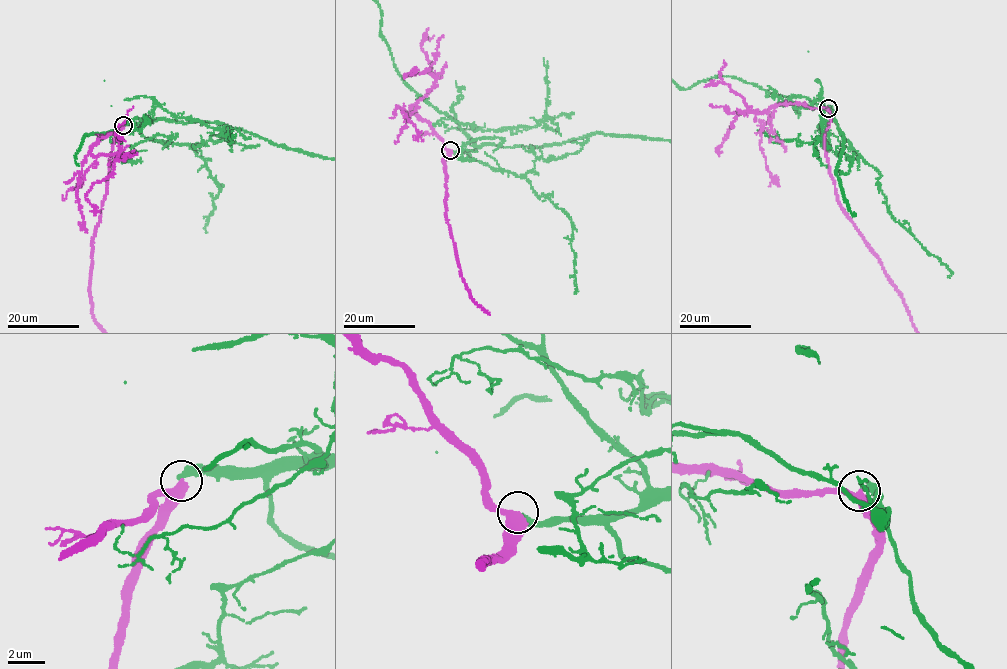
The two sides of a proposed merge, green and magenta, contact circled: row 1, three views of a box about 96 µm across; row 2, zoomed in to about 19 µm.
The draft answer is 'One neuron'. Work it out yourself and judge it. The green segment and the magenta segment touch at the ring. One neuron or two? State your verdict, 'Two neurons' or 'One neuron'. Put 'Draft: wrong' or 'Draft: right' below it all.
Two neurons
Draft: wrong

